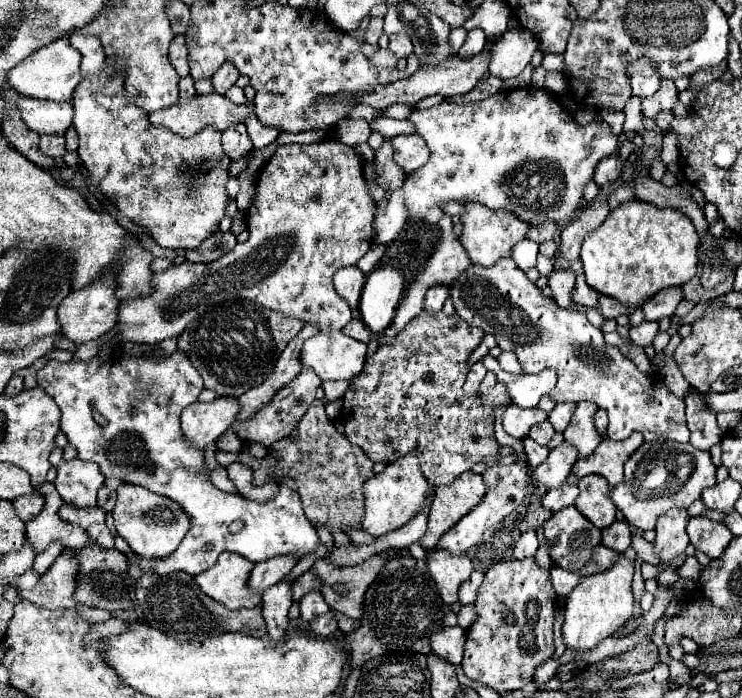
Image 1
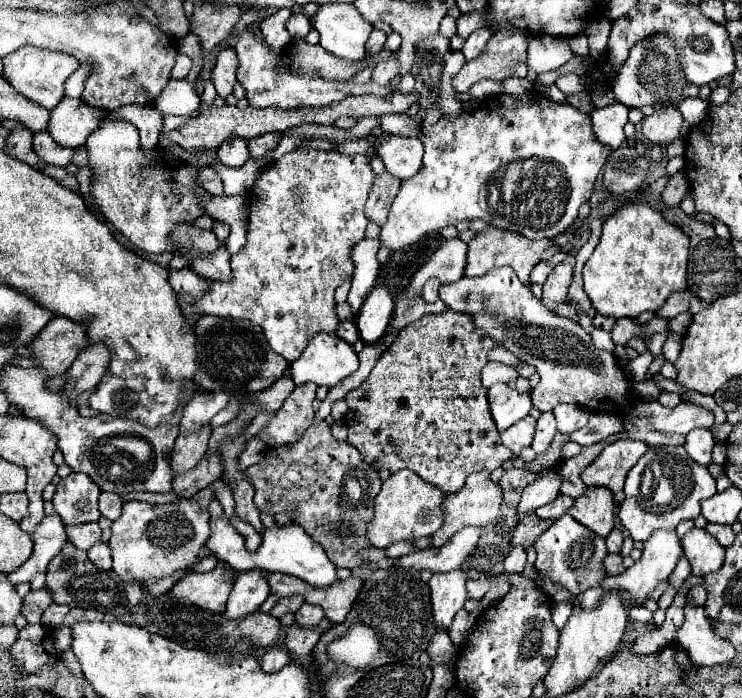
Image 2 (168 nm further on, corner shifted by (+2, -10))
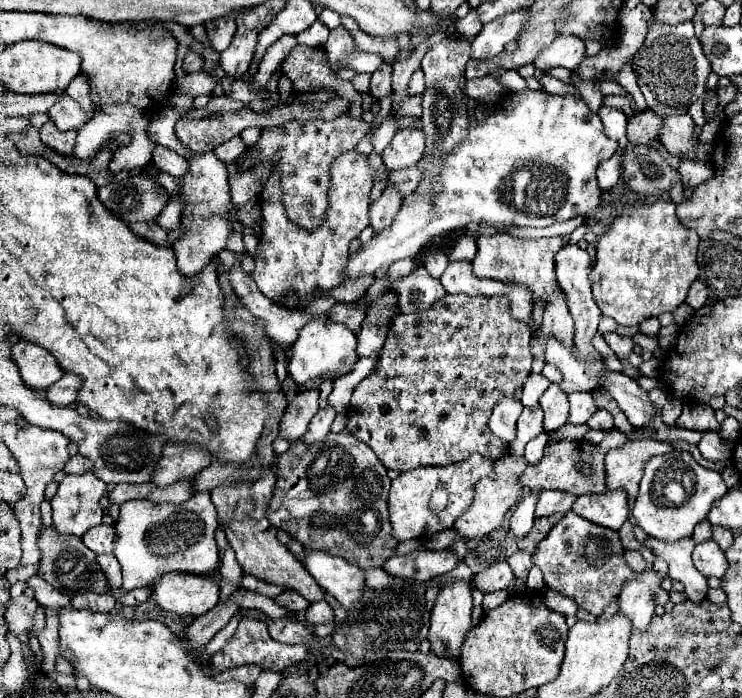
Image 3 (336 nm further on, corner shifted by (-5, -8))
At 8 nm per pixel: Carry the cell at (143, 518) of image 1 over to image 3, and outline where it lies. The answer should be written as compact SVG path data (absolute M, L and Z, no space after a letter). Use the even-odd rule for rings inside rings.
M200 491L180 505L152 503L146 499L122 503L118 523L114 525L114 555L122 565L122 589L130 591L154 585L162 575L174 571L208 575L218 565L218 549L214 541L216 527L218 515L210 501L210 491Z

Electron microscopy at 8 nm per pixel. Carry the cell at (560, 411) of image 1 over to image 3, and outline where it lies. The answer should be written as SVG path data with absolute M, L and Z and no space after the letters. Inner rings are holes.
M570 393L568 395L570 401L570 415L568 415L568 423L572 425L582 425L586 423L594 413L596 413L596 405L592 399L592 393Z

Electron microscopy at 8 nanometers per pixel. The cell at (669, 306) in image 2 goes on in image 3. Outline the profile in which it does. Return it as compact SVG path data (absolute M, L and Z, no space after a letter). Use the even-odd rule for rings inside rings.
M694 281L694 283L692 283L692 287L690 287L690 291L688 291L686 303L688 303L692 309L700 309L700 307L704 307L706 297L708 297L706 285L704 285L702 281Z

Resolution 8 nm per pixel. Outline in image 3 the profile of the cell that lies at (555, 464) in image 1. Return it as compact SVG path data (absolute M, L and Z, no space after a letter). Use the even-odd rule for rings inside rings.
M538 489L528 491L528 493L522 497L522 501L518 503L516 511L512 513L512 517L510 517L510 533L514 533L516 537L524 537L524 535L532 529L534 509L536 509L538 497L540 497L540 491L538 491Z

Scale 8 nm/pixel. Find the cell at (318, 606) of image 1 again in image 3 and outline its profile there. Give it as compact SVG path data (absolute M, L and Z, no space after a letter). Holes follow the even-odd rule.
M316 601L316 603L312 603L312 605L306 609L306 621L312 623L312 625L334 621L332 607L330 607L326 601Z

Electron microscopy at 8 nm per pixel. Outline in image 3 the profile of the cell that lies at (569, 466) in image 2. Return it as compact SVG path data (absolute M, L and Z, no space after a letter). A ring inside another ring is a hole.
M612 429L606 433L604 441L598 445L590 445L584 439L580 441L562 441L562 443L552 443L546 445L546 455L540 463L528 465L526 471L522 473L520 481L528 489L558 489L558 491L568 491L576 497L586 495L586 493L604 493L604 457L610 449L616 449L626 443L626 435Z

